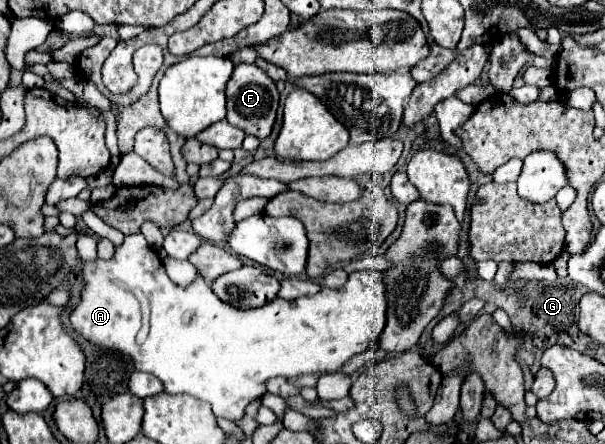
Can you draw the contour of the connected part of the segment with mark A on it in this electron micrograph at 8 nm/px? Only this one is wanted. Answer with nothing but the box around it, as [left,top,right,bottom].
[71,235,387,421]

